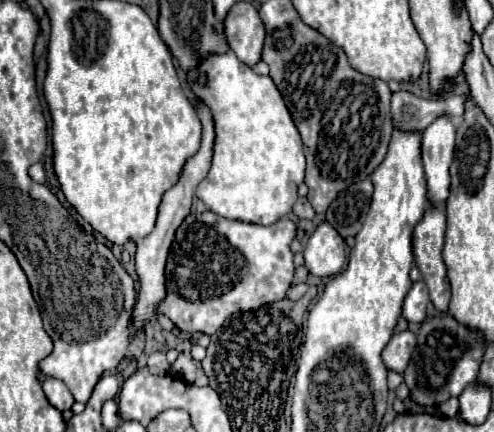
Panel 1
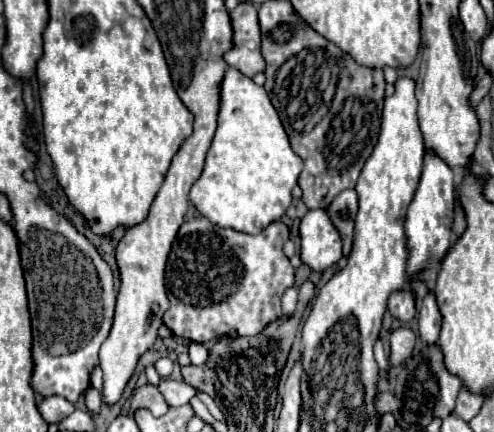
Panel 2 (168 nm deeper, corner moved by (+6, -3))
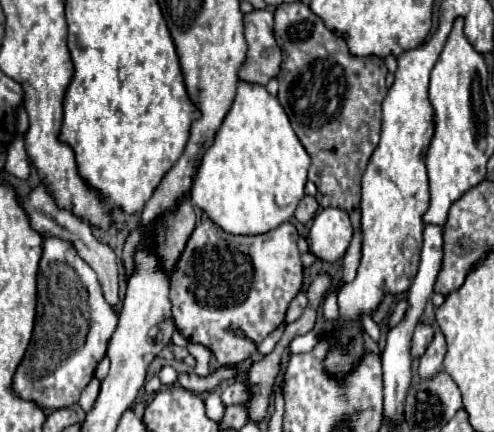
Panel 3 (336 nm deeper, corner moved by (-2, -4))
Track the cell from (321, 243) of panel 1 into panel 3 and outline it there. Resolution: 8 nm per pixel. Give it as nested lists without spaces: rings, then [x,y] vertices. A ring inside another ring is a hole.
[[[324,208],[316,214],[308,234],[310,250],[320,260],[336,262],[346,254],[352,234],[354,234],[354,228],[346,210]]]

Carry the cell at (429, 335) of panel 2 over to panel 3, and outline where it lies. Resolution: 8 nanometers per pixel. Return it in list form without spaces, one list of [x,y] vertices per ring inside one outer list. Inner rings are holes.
[[[436,332],[432,344],[428,346],[426,354],[420,358],[420,366],[418,366],[418,376],[420,378],[432,378],[436,376],[436,372],[442,370],[442,360],[446,354],[446,340],[440,332]]]

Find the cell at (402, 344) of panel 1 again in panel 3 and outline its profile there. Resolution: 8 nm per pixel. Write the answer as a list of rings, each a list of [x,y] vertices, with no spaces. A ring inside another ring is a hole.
[[[418,322],[416,330],[414,330],[414,338],[412,338],[412,356],[422,356],[428,348],[428,344],[432,342],[432,336],[436,334],[436,328],[424,322]]]

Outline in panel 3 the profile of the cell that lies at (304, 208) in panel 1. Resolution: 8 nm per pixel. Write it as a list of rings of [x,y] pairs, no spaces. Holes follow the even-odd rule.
[[[304,196],[302,200],[300,200],[300,204],[298,204],[298,208],[296,208],[296,220],[298,222],[302,222],[302,224],[306,224],[308,220],[312,220],[314,218],[314,214],[318,212],[318,202],[312,198],[312,196]]]

